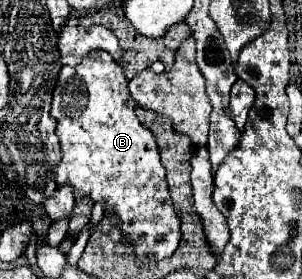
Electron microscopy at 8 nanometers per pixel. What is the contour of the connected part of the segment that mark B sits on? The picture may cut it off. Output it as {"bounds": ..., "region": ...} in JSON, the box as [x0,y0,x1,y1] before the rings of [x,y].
{"bounds":[51,51,181,263],"region":[[[93,51],[93,55],[85,57],[79,65],[63,67],[53,91],[51,115],[57,119],[55,133],[61,141],[61,163],[55,169],[57,185],[71,185],[77,201],[85,197],[89,197],[93,203],[103,201],[105,211],[117,215],[117,229],[123,233],[127,247],[135,253],[135,259],[157,263],[173,255],[181,241],[179,217],[171,205],[165,167],[159,159],[155,137],[135,117],[135,101],[129,93],[121,65],[107,51]]]}

